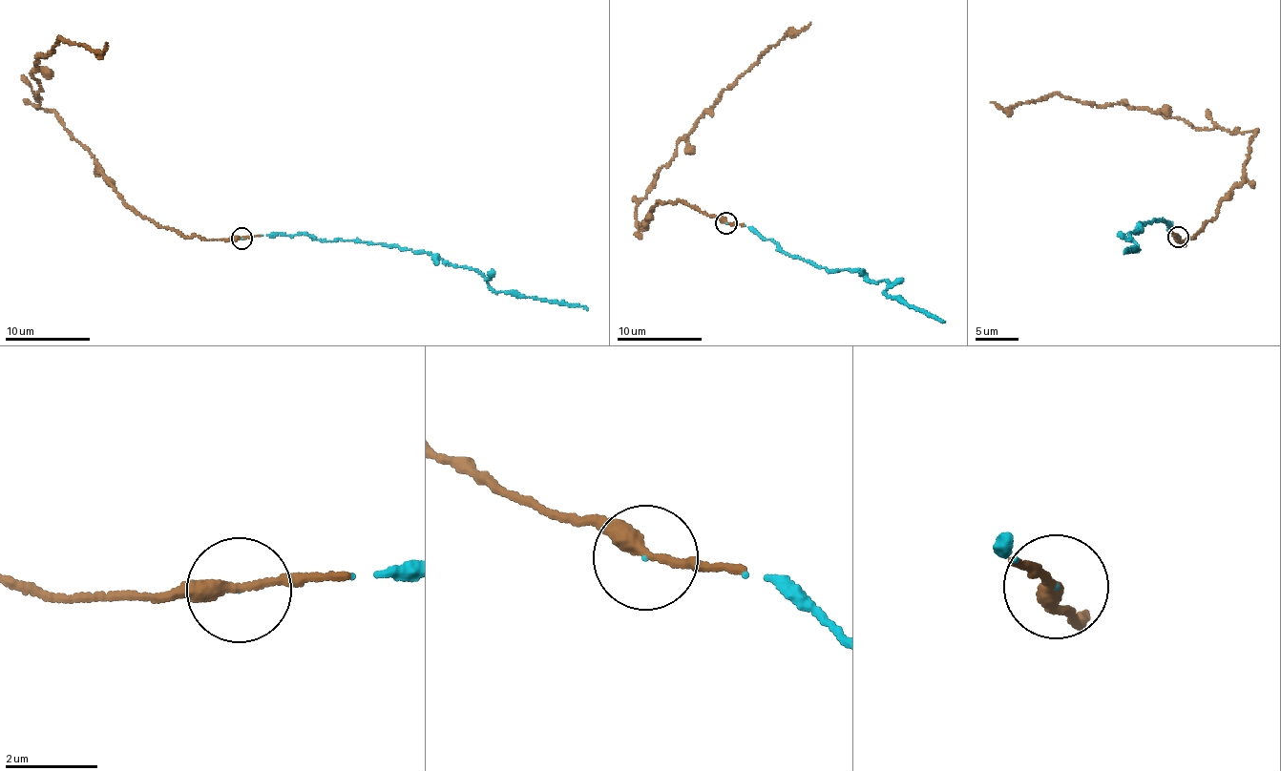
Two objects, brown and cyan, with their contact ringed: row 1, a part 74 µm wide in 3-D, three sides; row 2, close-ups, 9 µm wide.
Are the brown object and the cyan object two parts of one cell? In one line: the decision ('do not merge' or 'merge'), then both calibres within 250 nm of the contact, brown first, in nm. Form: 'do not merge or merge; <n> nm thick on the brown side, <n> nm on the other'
merge; 280 nm thick on the brown side, 30 nm on the other

